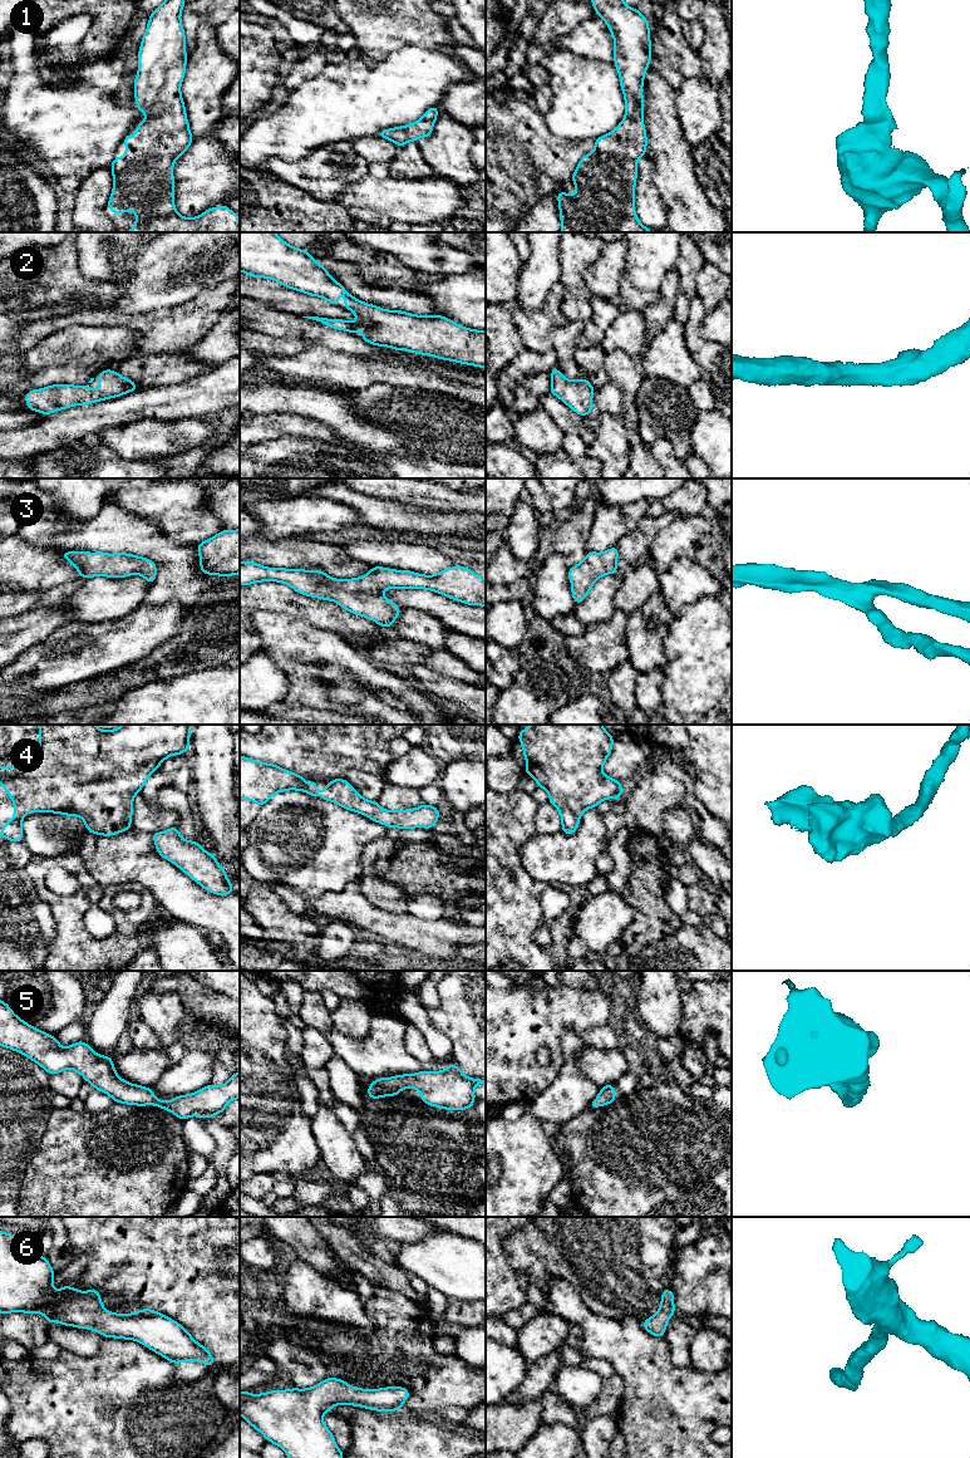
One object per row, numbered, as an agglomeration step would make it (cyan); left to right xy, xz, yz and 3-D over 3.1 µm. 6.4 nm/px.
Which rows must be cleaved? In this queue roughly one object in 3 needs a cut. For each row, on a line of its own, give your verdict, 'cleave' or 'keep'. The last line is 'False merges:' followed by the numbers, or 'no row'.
1: keep
2: keep
3: keep
4: keep
5: keep
6: keep
False merges: no row

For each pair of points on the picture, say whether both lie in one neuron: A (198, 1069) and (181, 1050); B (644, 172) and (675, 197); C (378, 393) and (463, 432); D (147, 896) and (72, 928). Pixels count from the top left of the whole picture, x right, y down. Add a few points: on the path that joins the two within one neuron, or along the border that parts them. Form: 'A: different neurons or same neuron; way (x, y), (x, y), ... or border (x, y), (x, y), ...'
A: different neurons; border (187, 1050), (178, 1061), (171, 1065)
B: different neurons; border (645, 155), (653, 163), (653, 181), (666, 206)
C: same neuron; way (399, 408), (426, 422), (442, 427)
D: same neuron; way (136, 918), (113, 944), (94, 944)

